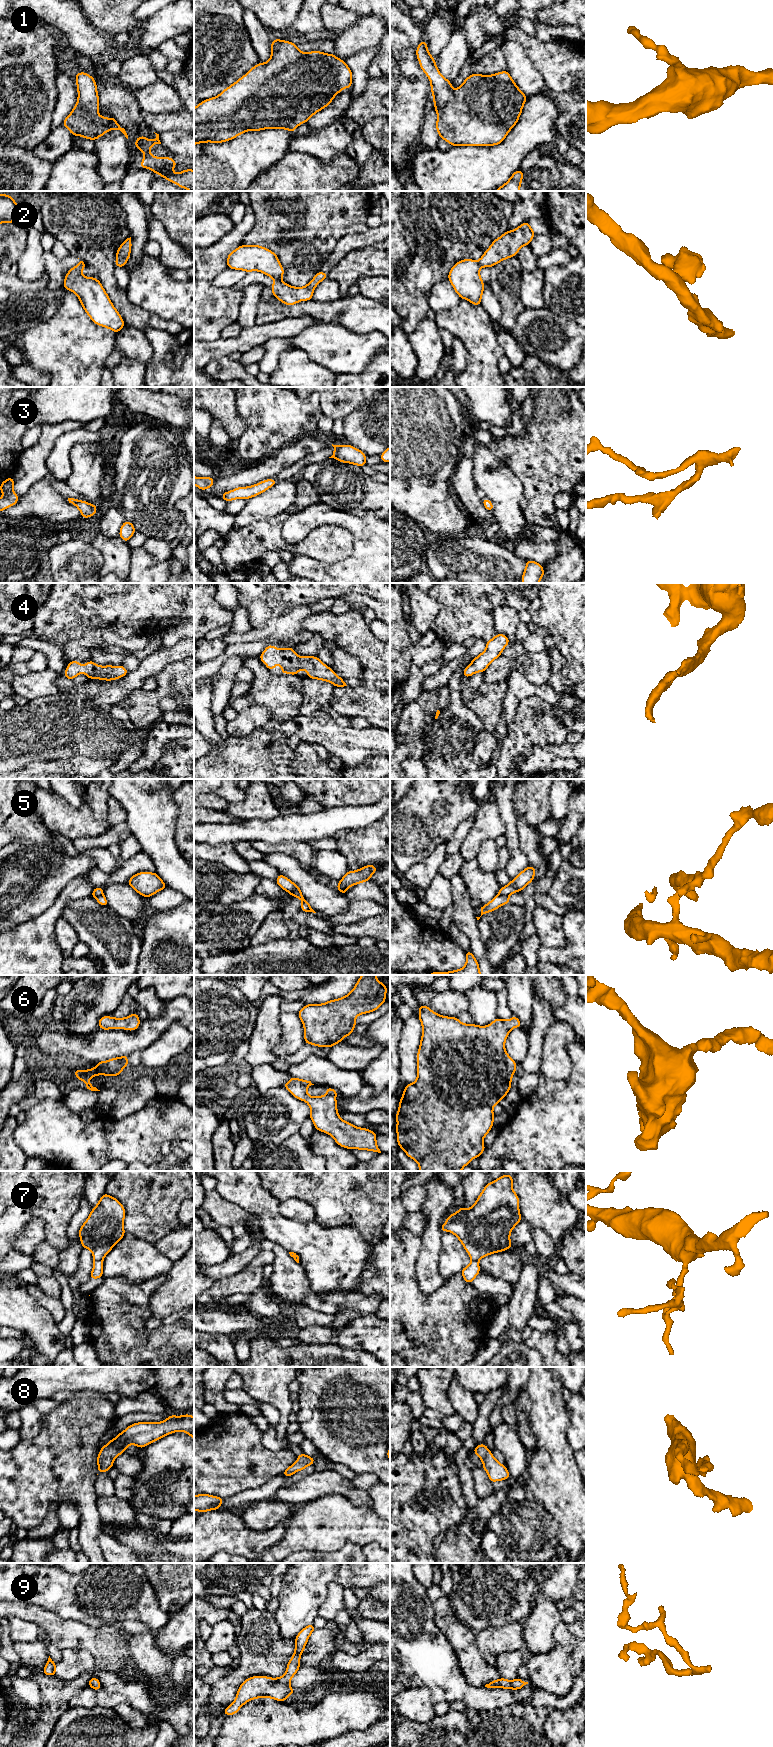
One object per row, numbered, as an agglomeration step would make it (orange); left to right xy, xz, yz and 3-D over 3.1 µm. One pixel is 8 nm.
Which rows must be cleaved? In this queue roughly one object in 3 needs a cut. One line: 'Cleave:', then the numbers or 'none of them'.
Cleave: 2, 5

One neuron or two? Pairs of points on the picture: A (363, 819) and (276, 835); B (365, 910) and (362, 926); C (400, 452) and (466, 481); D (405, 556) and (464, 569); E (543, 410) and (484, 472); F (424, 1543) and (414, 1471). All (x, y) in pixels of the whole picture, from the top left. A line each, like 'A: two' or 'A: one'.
A: one
B: two
C: two
D: two
E: two
F: one

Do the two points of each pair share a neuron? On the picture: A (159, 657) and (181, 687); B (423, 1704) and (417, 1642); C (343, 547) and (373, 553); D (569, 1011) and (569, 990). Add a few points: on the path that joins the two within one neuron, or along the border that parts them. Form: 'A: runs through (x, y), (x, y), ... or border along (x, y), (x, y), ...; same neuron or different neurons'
A: border along (183, 658), (168, 663), (153, 676); different neurons
B: border along (408, 1688), (426, 1687), (433, 1704); different neurons
C: border along (344, 528), (353, 537), (353, 551), (334, 563); different neurons
D: runs through (570, 1006), (570, 995); same neuron

